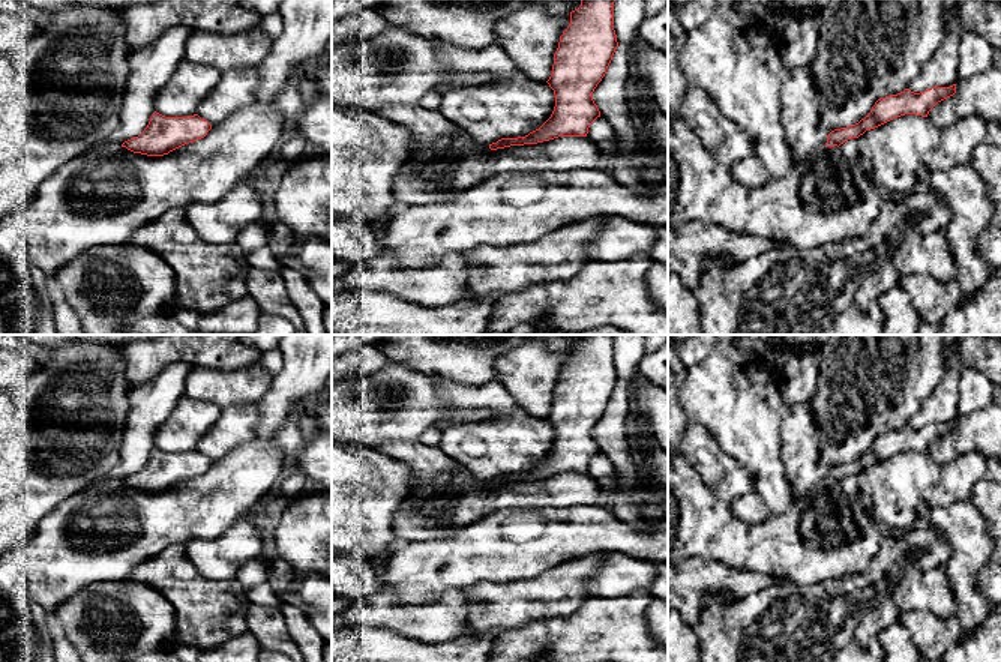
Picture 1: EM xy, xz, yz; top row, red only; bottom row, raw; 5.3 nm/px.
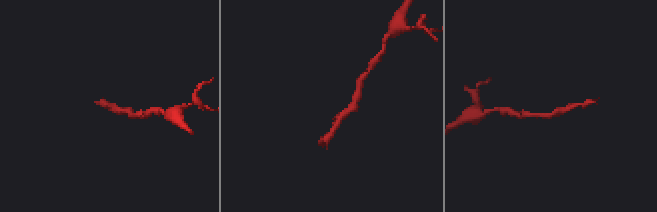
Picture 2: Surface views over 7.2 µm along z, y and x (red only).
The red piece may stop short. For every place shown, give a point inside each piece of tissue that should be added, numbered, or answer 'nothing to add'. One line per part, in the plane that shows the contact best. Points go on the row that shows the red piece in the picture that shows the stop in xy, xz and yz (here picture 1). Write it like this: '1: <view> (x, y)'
nothing to add

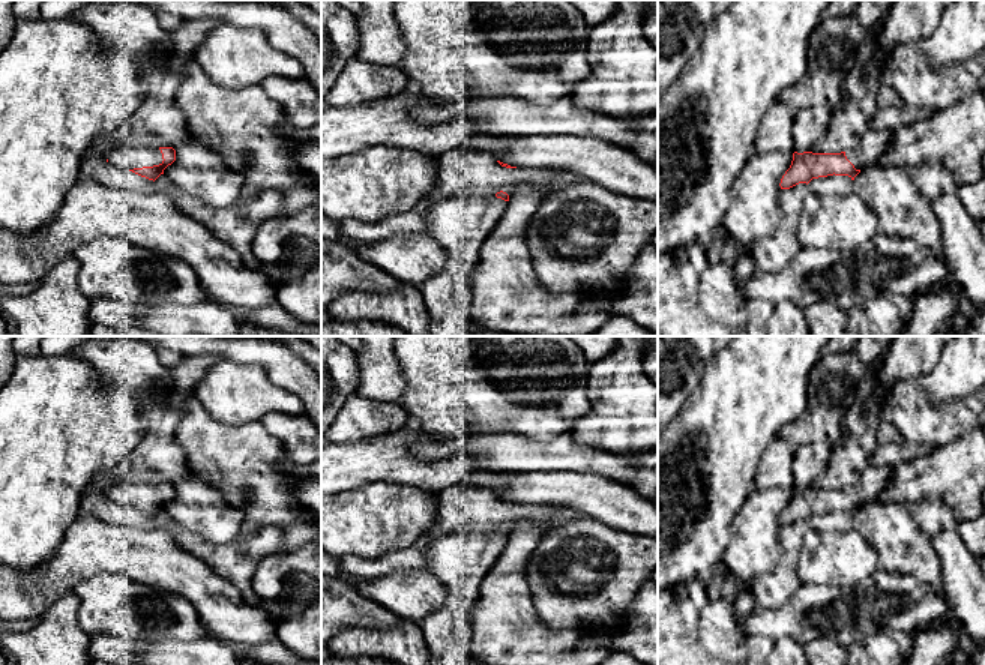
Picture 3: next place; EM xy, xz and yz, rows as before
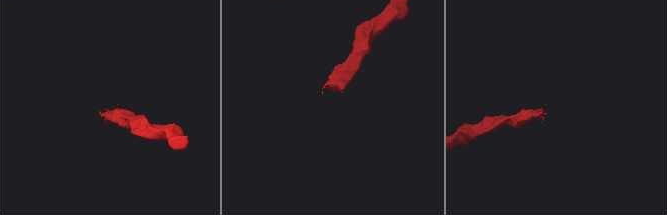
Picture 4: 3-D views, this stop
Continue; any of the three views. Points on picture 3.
1: xy (126, 156)

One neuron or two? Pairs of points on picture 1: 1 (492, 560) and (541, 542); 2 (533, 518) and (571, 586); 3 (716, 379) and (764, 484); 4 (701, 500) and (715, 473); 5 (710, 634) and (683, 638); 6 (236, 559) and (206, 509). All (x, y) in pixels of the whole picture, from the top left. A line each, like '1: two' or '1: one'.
1: one
2: two
3: one
4: two
5: two
6: two

